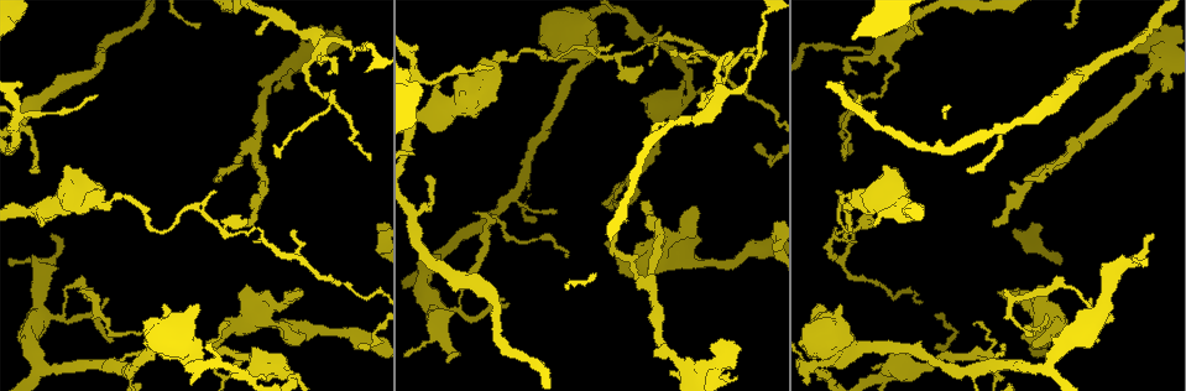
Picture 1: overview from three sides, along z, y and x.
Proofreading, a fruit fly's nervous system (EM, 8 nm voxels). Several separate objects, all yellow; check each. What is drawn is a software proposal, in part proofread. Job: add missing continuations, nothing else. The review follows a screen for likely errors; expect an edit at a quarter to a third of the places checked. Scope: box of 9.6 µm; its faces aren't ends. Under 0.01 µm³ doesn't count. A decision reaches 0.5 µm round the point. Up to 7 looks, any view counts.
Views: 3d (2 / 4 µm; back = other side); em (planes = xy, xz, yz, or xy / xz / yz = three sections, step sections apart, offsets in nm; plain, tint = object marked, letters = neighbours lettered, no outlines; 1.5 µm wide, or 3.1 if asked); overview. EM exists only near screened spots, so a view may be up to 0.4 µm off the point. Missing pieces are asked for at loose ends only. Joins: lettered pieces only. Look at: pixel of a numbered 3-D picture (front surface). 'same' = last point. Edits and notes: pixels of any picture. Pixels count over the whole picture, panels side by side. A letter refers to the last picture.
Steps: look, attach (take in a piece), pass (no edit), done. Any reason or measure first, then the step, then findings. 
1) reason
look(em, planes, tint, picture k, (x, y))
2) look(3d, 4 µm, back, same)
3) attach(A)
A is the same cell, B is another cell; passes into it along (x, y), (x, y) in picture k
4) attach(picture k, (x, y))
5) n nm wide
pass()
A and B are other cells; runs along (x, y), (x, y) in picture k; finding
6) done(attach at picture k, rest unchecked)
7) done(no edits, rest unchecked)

free end
look(3d, 4 µm, picture 1, (327, 73))

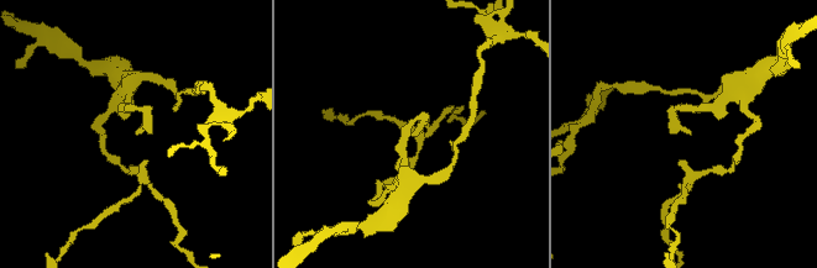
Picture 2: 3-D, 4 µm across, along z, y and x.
look(em, planes, letters, picture 2, (412, 133))

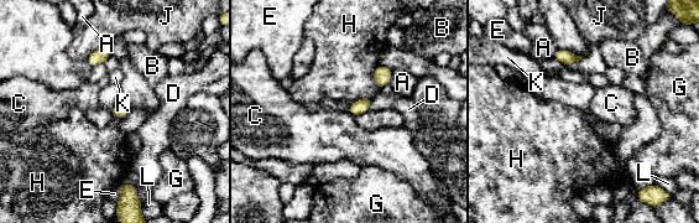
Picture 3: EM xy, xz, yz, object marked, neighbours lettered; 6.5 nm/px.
pass()
A, B, C, D, E, G, H, J, K and L are other cells; border along (347, 112), (354, 118) in picture 3; none of them fits

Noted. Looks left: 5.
an open end
look(3d, 2 µm, picture 1, (606, 243))

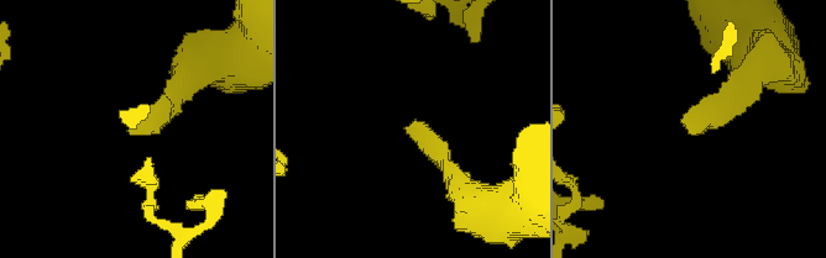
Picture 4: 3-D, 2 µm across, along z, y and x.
look(em, planes, plain, picture 4, (695, 135))

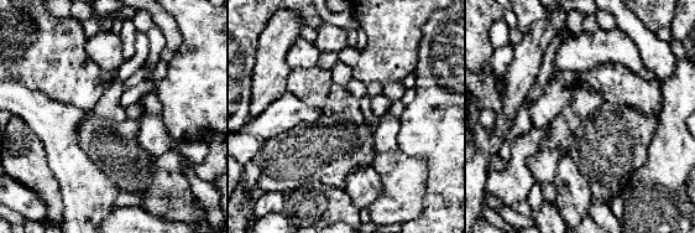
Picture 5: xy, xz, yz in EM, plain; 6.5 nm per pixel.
see the neighbours
look(em, planes, letters, same)

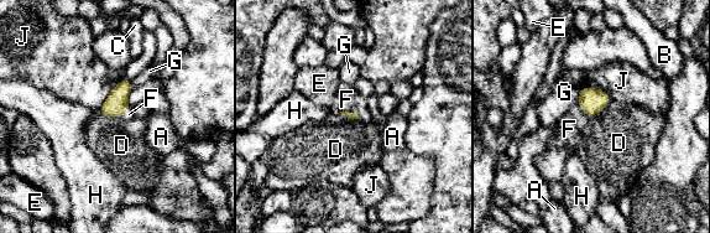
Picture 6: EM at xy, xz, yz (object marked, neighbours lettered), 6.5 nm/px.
attach(F)
F is the same cell, A, B, C, D, E, G, H and J are other cells; it goes on there

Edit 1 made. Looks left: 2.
done(attach at picture 6, rest unchecked)

